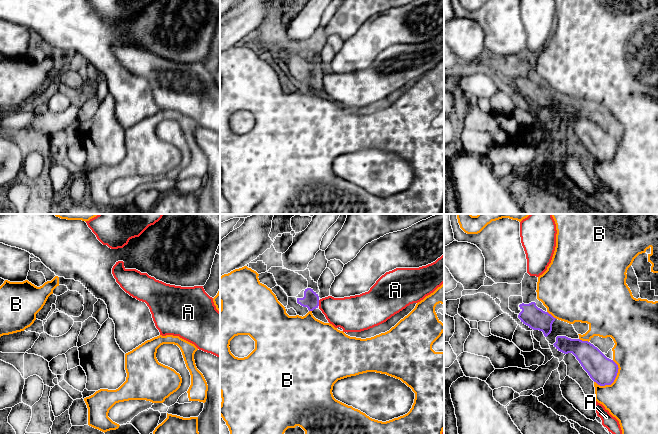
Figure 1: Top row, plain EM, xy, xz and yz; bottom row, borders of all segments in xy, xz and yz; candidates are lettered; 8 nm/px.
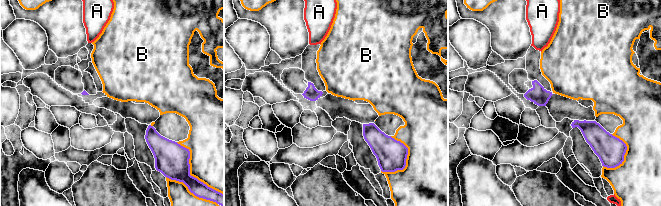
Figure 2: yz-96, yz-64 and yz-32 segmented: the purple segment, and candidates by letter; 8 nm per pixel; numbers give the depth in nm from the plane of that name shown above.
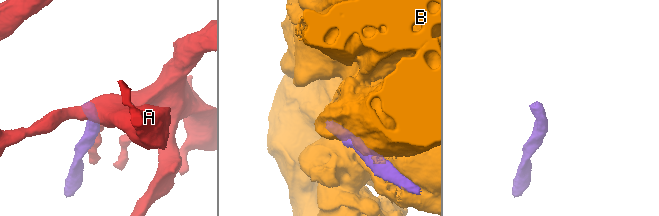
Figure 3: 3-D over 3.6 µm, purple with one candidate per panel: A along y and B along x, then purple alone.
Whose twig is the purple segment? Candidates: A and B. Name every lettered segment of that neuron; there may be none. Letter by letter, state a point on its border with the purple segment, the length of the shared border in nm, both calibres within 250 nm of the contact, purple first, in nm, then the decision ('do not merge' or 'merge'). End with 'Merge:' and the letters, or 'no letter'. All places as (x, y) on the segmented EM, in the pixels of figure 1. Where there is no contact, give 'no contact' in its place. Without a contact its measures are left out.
A: contact xz (318, 303); length 50 nm; calibres 130 and 260 nm; do not merge
B: contact yz (615, 377); length 240 nm; calibres 220 and 400 nm; do not merge
Merge: no letter

